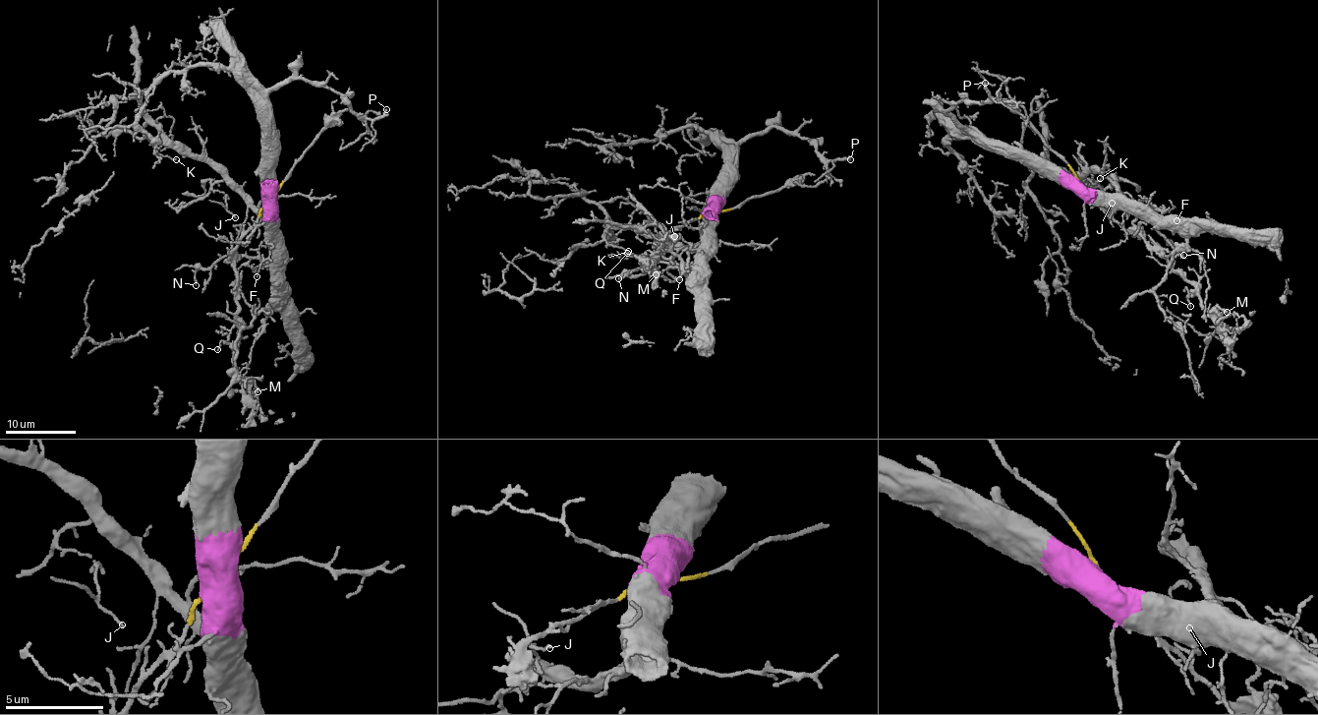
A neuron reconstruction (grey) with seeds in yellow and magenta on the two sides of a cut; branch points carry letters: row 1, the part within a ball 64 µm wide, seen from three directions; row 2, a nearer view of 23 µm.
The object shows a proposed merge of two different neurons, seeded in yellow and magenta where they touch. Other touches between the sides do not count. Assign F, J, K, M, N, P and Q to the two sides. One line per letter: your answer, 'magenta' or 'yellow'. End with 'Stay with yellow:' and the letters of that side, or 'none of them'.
F: magenta
J: magenta
K: magenta
M: yellow
N: magenta
P: magenta
Q: yellow
Stay with yellow: M, Q

